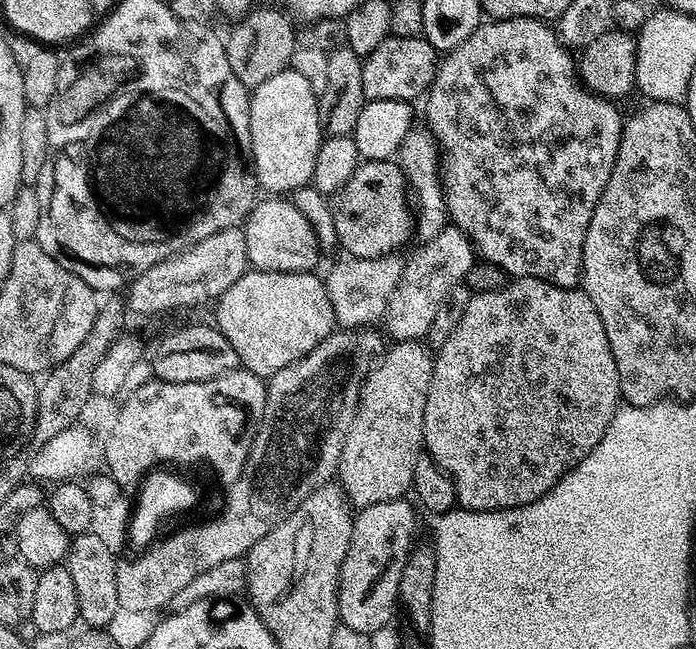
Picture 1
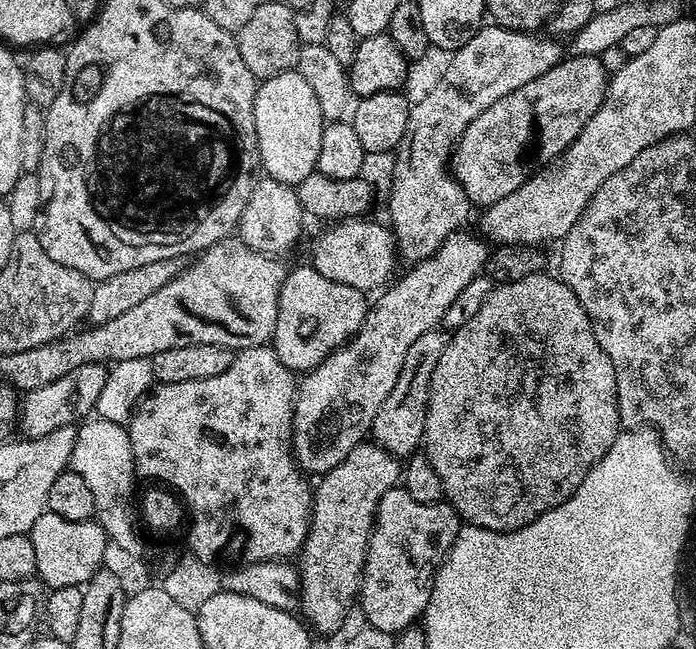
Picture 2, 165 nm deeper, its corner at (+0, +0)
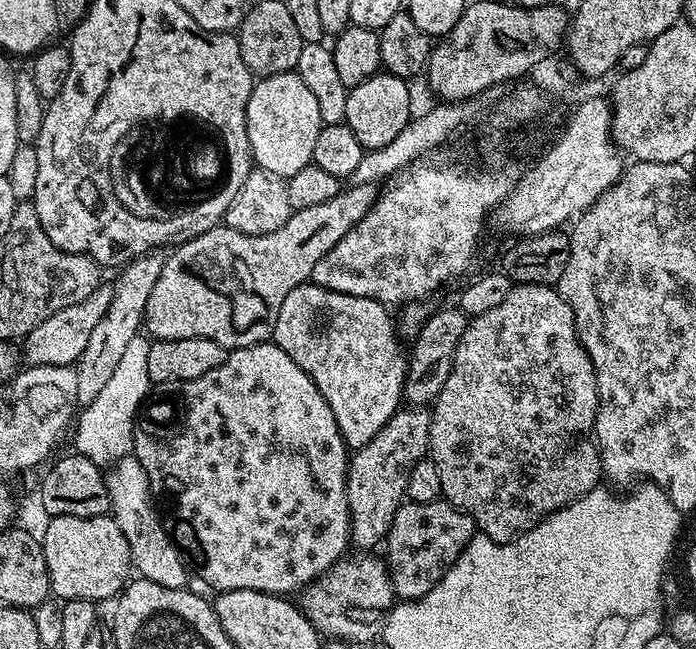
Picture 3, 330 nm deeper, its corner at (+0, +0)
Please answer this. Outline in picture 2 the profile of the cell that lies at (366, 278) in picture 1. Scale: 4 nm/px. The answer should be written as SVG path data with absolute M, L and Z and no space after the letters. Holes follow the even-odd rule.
M495 22L485 23L470 38L470 42L451 53L449 60L452 61L445 68L440 81L417 104L415 101L409 107L406 134L400 147L394 152L396 165L392 168L392 197L388 200L388 216L392 219L390 231L401 261L408 260L407 263L413 265L419 260L430 258L444 244L449 234L467 225L464 223L468 220L468 211L473 211L474 205L468 200L468 195L464 193L460 183L452 176L452 151L462 138L466 126L470 126L470 122L474 122L474 118L478 118L482 110L490 110L490 106L494 106L498 98L506 98L506 94L518 90L518 86L534 82L534 78L546 74L546 70L565 59L566 48L559 39L540 35L544 34L516 32L513 28L504 28Z

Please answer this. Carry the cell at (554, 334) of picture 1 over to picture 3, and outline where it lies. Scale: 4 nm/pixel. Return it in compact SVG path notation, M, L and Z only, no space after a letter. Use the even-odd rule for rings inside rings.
M517 284L499 306L493 306L487 314L478 314L469 319L466 330L458 342L458 350L454 350L454 362L450 366L450 378L446 378L446 386L442 386L431 405L432 421L430 422L430 442L428 456L438 466L438 474L442 477L442 496L449 504L466 513L477 529L491 540L504 544L515 536L521 536L538 522L542 522L552 512L573 504L582 498L591 488L597 487L602 480L600 451L592 434L598 410L598 386L594 366L586 354L580 341L576 339L576 323L570 306L560 296L555 287L546 284Z

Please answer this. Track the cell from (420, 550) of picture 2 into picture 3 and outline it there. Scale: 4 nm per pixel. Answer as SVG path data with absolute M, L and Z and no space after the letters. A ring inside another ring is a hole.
M443 498L421 504L401 504L386 537L386 563L397 597L401 601L420 600L430 594L443 578L444 571L459 558L477 532L475 522Z

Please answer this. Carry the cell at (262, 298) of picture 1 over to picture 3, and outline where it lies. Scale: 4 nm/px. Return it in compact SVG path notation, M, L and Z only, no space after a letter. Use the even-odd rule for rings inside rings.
M309 282L294 286L286 294L272 331L272 340L322 390L349 450L369 444L402 408L408 361L405 353L400 353L398 328L393 313L388 312L377 300L332 292Z

